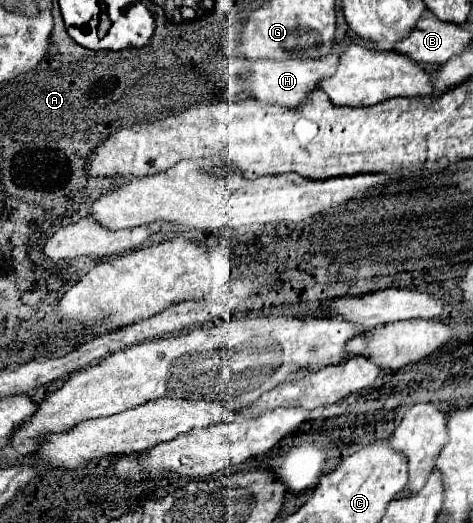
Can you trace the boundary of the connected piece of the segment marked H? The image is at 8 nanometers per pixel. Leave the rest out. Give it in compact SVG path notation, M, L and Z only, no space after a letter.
M337 51L319 57L319 59L285 59L285 61L273 61L273 59L237 59L229 61L229 65L223 69L221 79L233 95L245 95L263 103L277 103L277 105L299 105L299 101L307 101L307 93L317 87L319 77L327 77L335 73L335 61L339 61Z

